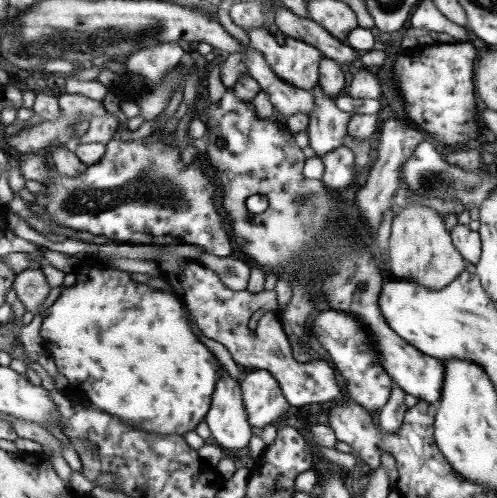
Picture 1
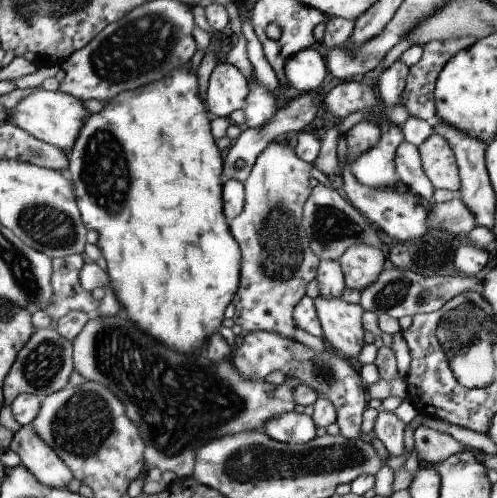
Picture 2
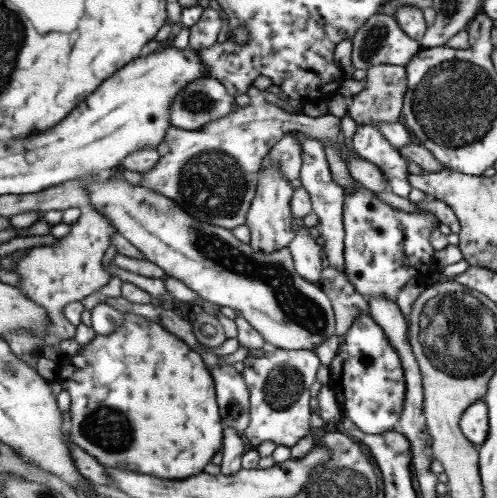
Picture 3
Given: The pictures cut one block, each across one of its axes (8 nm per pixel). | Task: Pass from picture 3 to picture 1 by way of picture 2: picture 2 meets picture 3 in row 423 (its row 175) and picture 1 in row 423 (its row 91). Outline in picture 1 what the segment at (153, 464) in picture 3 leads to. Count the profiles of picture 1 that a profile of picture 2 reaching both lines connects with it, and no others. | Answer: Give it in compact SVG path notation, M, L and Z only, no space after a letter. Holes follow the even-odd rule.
M85 258L77 262L77 272L75 272L75 284L71 286L63 286L59 298L53 302L53 306L49 310L43 312L43 326L41 326L41 338L45 340L43 350L49 352L55 358L55 364L59 368L59 372L63 376L69 378L71 382L71 392L77 392L81 396L85 396L89 400L91 406L97 406L97 410L103 410L107 414L117 414L123 418L125 424L131 424L141 428L143 432L153 432L153 434L173 434L173 436L185 436L187 432L195 432L195 428L201 422L207 422L207 414L213 408L215 402L215 392L219 386L219 380L225 374L223 364L219 362L219 358L209 350L207 344L201 342L201 338L193 332L193 326L189 322L189 310L185 308L185 304L181 302L181 298L169 288L169 290L155 290L153 286L143 284L133 280L131 272L127 270L119 270L119 268L109 268L105 264L101 264L95 258ZM95 326L101 326L101 332L95 330Z

